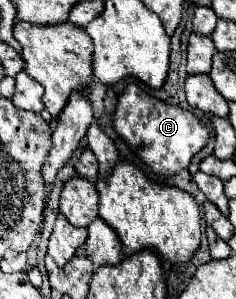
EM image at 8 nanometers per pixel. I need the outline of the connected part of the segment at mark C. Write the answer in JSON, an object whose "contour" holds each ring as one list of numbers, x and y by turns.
{"contour":[[130,82,118,98,114,128,128,142,128,146,134,148,138,156,160,176,172,176,186,168,192,156,210,140,210,130,198,116,150,96,140,88,138,82]]}

